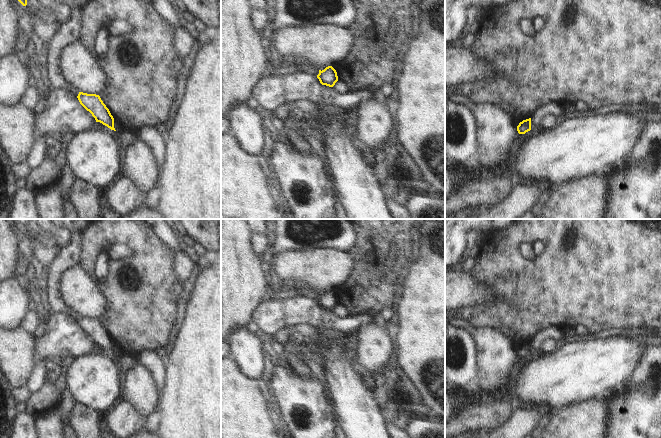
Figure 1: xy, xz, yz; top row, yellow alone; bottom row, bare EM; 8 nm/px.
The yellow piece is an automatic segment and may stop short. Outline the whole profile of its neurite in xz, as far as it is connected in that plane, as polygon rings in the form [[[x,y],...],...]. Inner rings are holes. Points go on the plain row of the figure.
[[[328,290],[322,295],[319,294],[317,302],[322,309],[326,309],[329,311],[333,311],[338,305],[337,296],[332,290]]]

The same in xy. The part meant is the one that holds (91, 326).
[[[79,316],[77,322],[80,328],[92,338],[96,346],[100,346],[111,354],[116,355],[114,342],[99,319]]]

